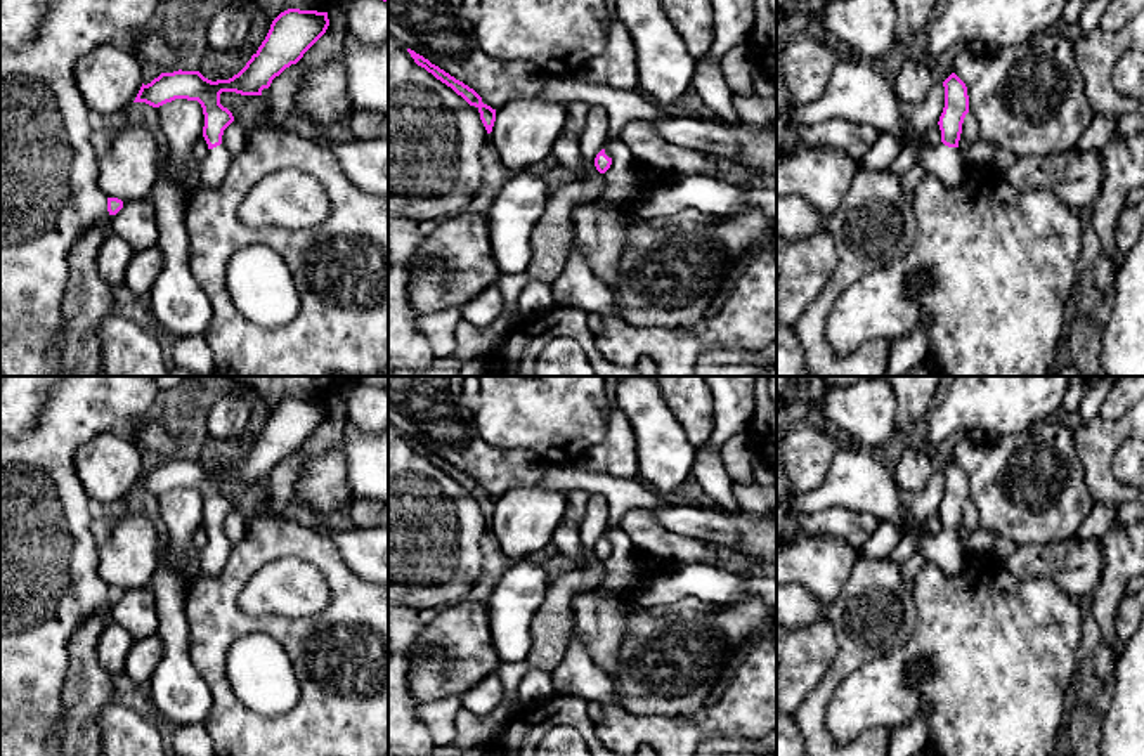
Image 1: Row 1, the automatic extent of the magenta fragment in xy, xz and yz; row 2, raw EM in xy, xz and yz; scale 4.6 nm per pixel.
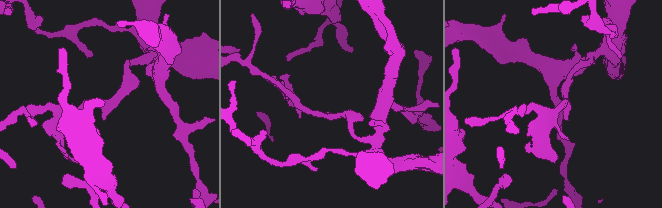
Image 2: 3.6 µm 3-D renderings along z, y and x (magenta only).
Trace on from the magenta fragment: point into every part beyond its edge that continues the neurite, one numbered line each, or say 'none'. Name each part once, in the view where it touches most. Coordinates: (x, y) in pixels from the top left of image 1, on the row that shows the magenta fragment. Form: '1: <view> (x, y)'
1: yz (943, 162)

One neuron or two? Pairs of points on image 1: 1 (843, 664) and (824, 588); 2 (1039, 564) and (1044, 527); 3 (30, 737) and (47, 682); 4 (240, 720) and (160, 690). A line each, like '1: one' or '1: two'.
1: two
2: two
3: one
4: two

